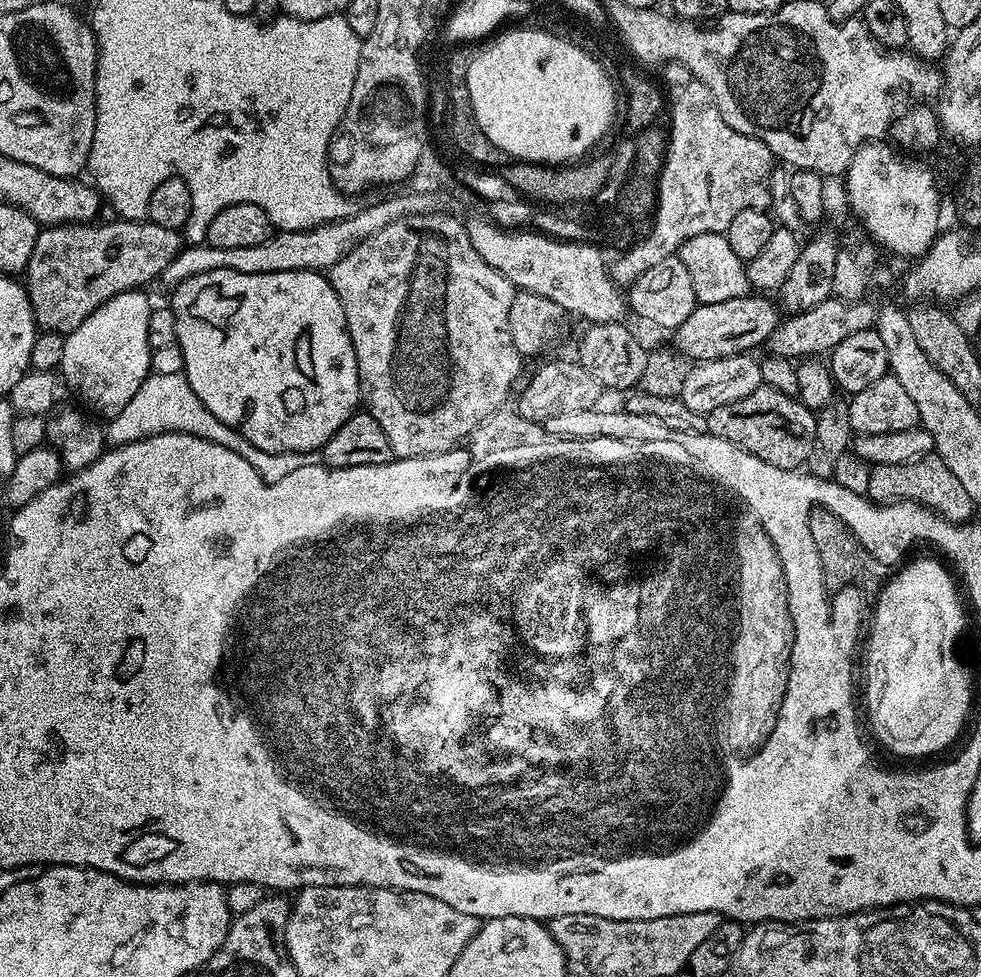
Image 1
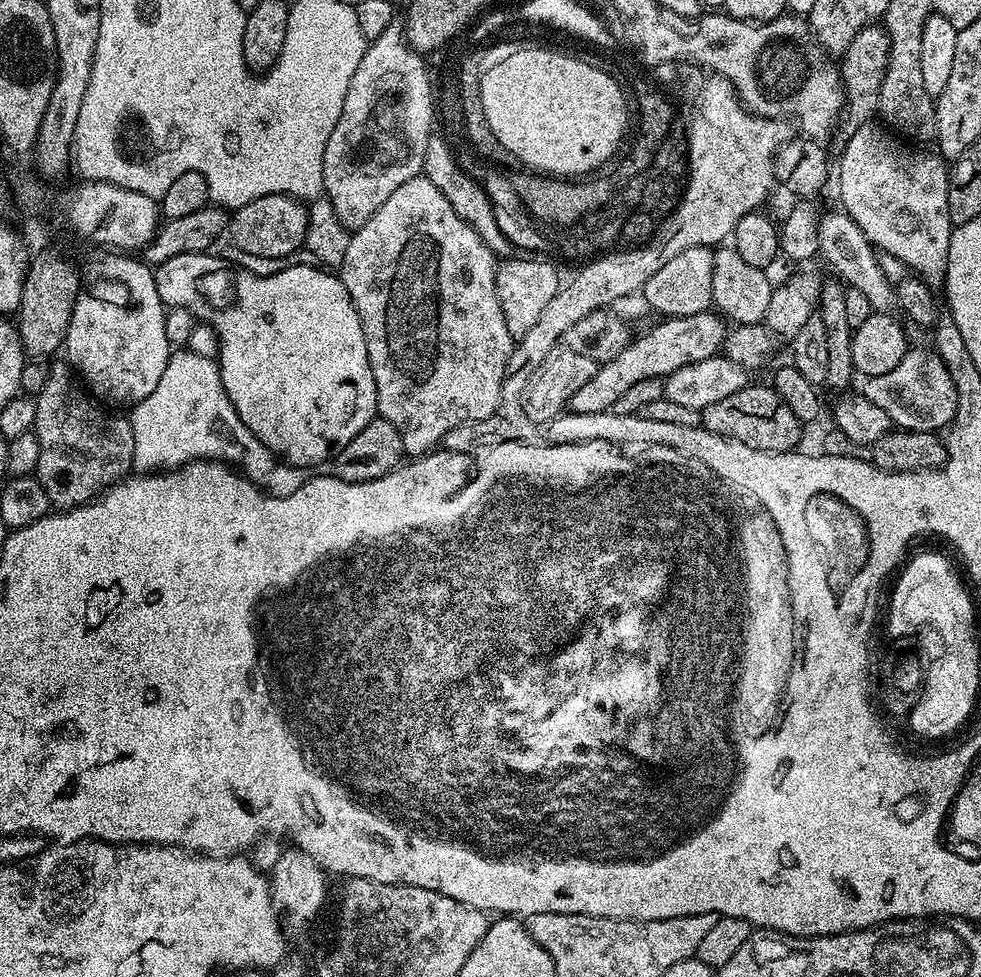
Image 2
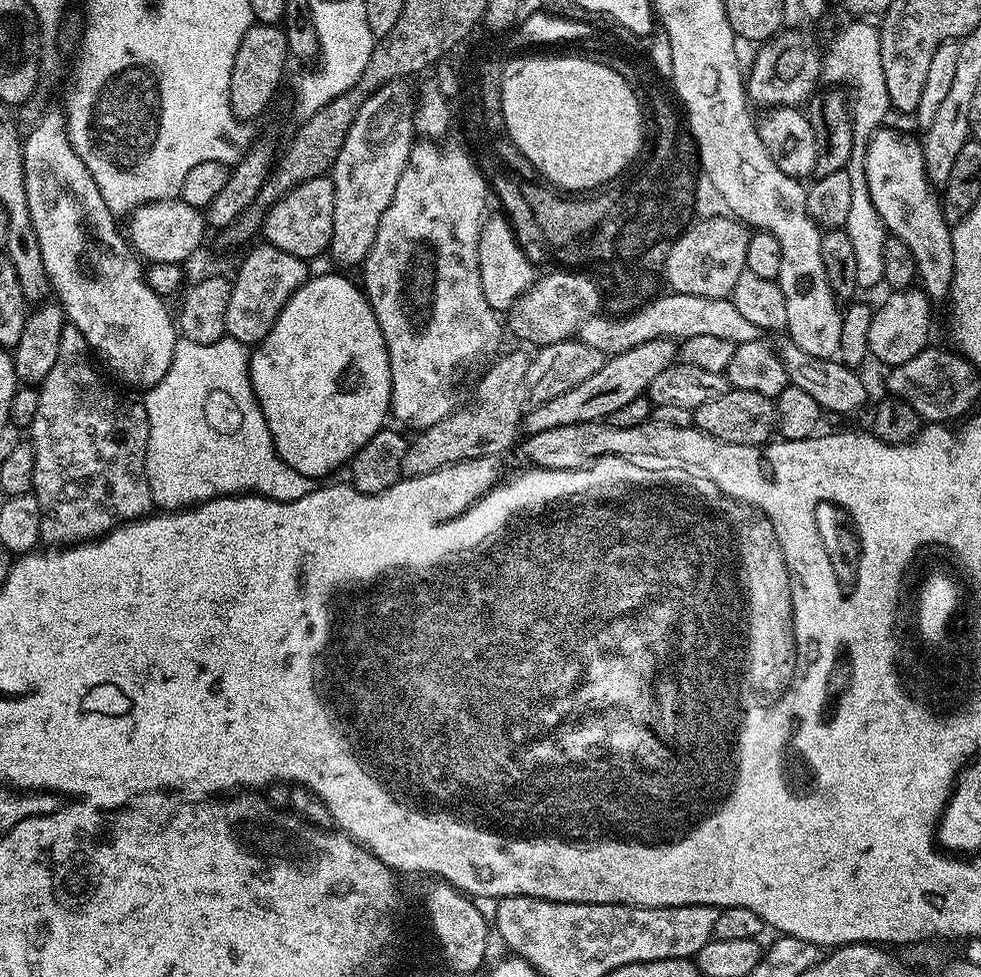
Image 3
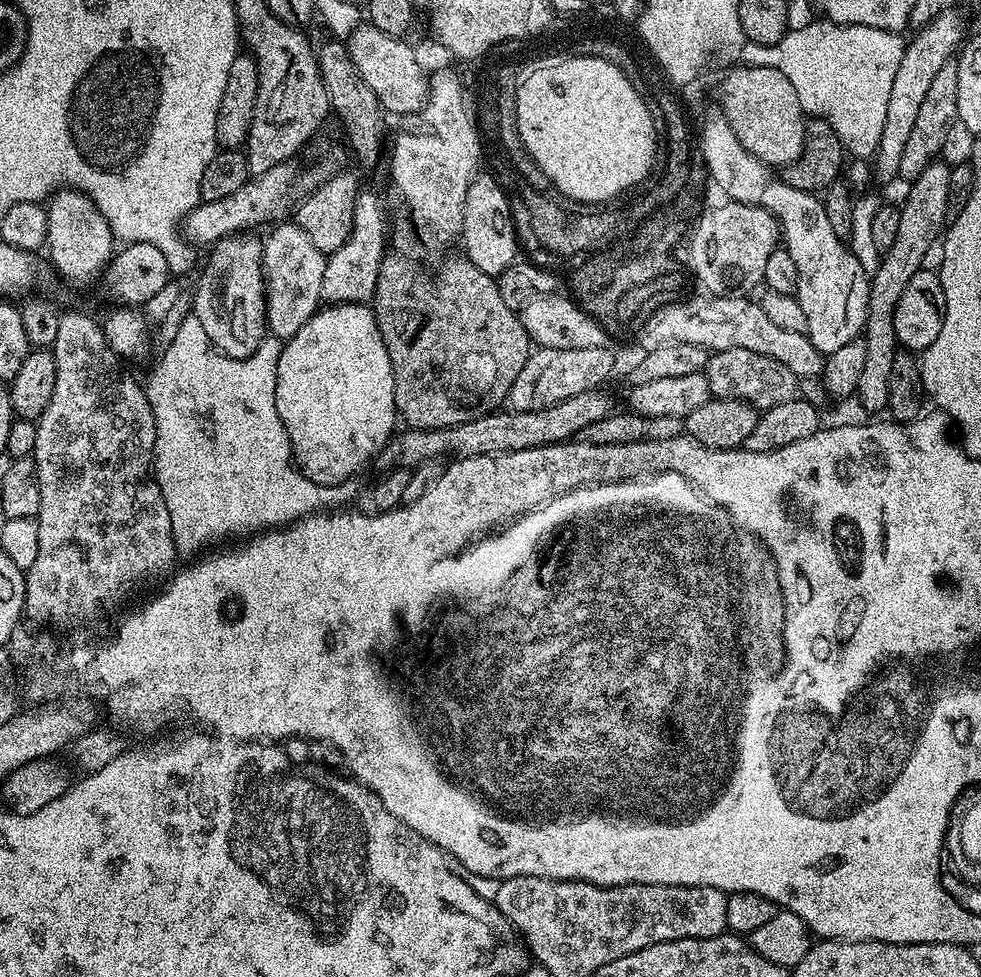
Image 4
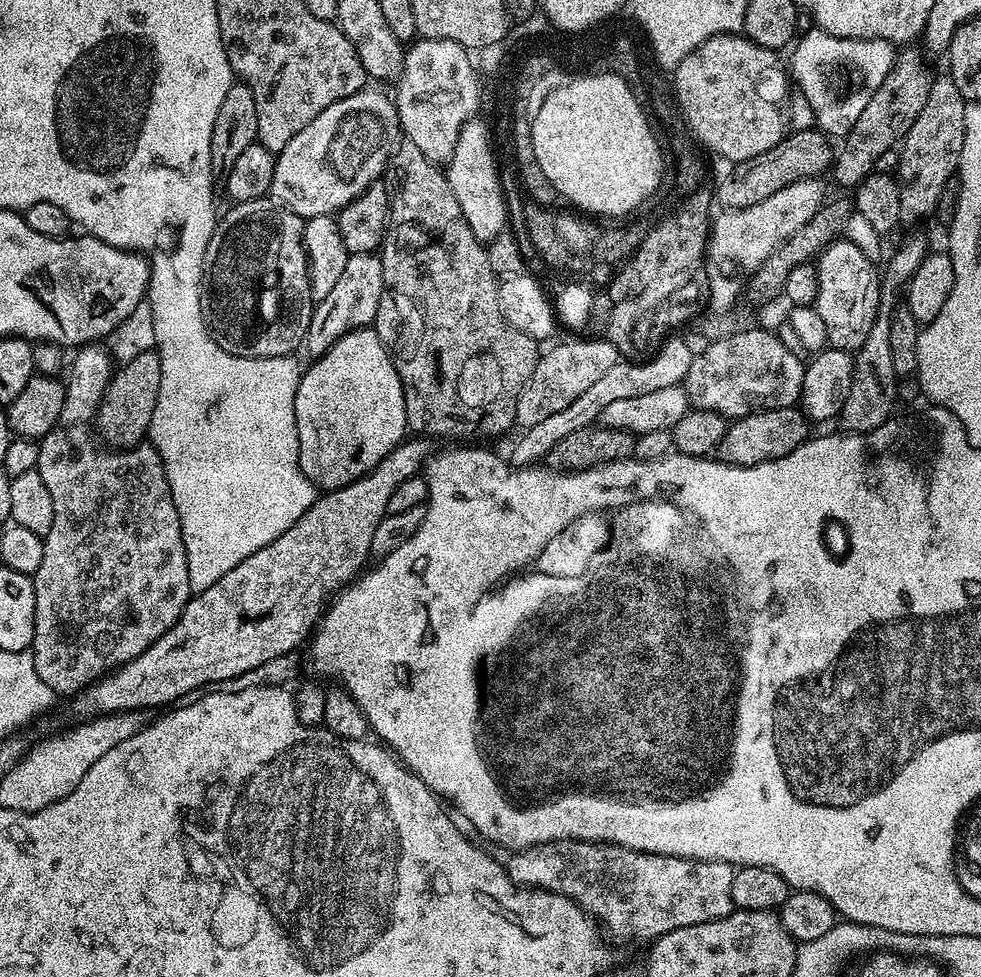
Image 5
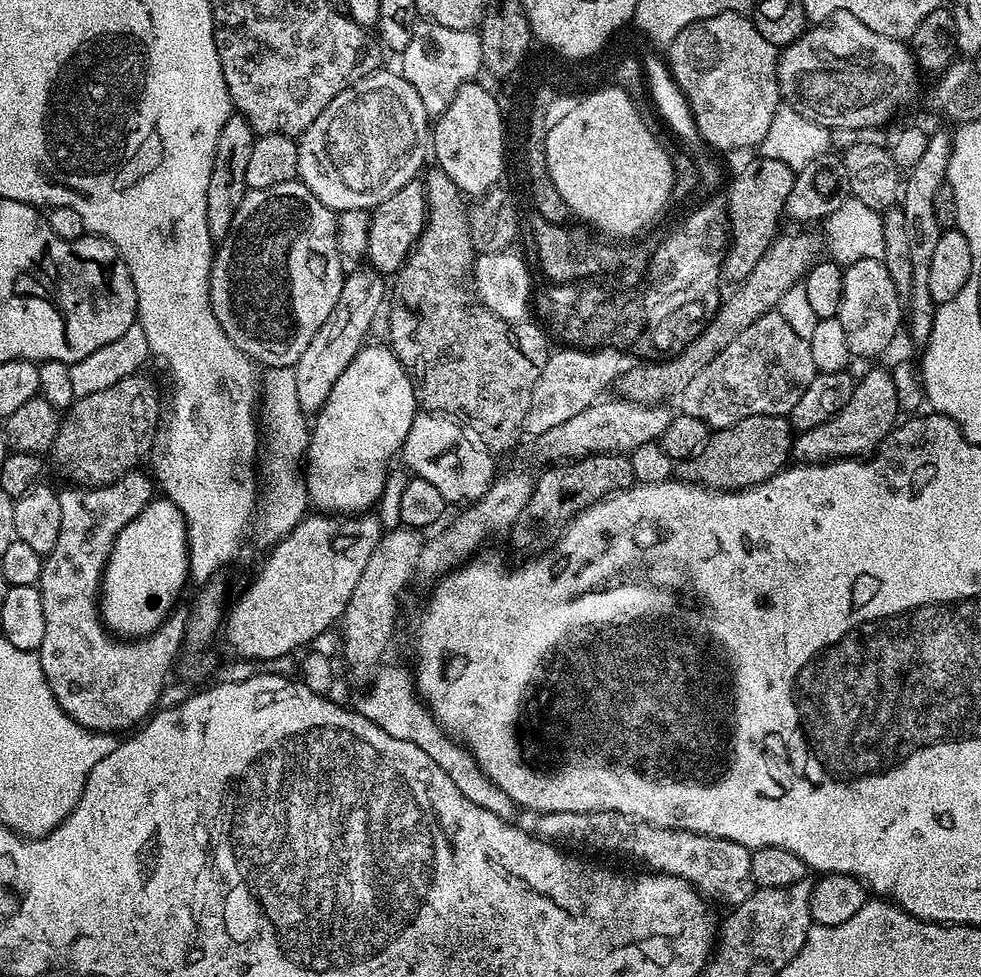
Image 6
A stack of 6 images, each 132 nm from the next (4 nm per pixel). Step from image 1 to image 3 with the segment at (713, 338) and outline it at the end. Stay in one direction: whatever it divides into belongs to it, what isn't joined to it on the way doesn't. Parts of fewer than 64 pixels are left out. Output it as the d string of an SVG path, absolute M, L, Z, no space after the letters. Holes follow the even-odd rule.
M655 340L642 342L642 346L634 346L634 350L626 350L617 356L605 359L602 370L598 374L590 374L586 382L566 390L566 394L558 394L558 398L550 398L550 402L533 404L523 413L522 428L528 436L542 434L542 430L554 430L558 426L578 426L586 422L604 422L614 410L626 406L633 398L645 395L662 370L677 363L678 344L675 340Z

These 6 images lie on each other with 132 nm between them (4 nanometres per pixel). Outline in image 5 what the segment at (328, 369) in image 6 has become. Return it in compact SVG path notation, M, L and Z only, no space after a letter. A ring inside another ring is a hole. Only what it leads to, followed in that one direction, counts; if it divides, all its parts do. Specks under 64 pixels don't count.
M371 252L349 255L346 266L343 267L338 282L331 288L330 294L315 301L306 337L309 357L315 358L330 350L330 346L334 346L334 342L338 342L338 338L342 338L347 332L353 332L355 328L369 327L375 321L378 306L383 300L384 279L379 255Z

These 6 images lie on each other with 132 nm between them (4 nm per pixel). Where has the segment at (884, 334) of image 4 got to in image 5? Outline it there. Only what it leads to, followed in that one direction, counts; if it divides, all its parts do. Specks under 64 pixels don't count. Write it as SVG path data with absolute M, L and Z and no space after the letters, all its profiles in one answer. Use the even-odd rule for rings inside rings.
M908 236L900 244L900 249L887 257L888 265L882 268L880 278L880 315L874 326L870 326L870 334L866 334L866 342L857 348L852 365L854 374L850 382L850 394L846 394L846 402L838 417L839 423L850 432L869 432L882 426L893 415L892 407L896 404L896 383L898 377L894 370L894 361L890 354L890 322L891 314L901 303L902 293L907 289L910 278L930 251L928 240L924 236Z

